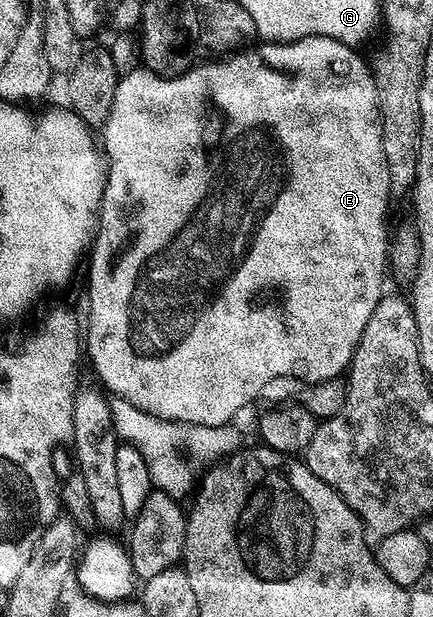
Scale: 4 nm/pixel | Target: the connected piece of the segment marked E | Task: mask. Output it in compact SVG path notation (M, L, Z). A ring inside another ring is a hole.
M310 36L292 43L260 42L258 44L257 48L245 47L235 54L228 54L223 58L213 59L211 62L201 62L178 76L158 76L155 72L147 70L137 70L128 76L121 76L118 86L114 90L114 106L110 110L110 118L104 123L102 129L102 135L104 135L102 152L106 157L108 183L104 186L104 197L100 203L98 231L95 233L94 243L90 248L92 261L88 264L86 356L87 359L88 356L92 359L92 368L96 371L97 378L101 380L99 383L113 397L119 398L131 406L136 406L138 410L145 411L146 414L156 415L160 420L222 427L226 423L235 421L237 419L235 416L271 380L276 380L279 376L296 375L300 380L308 380L304 382L309 385L321 384L323 380L337 379L352 363L352 355L362 338L362 330L366 330L366 322L370 322L370 314L374 314L374 306L378 306L381 295L385 291L384 264L386 268L390 260L390 228L387 228L384 223L388 220L388 200L391 201L394 195L391 192L391 167L386 162L386 150L384 149L384 121L380 114L380 89L373 69L372 72L368 69L367 62L356 54L358 52L353 47L340 44L330 37Z

